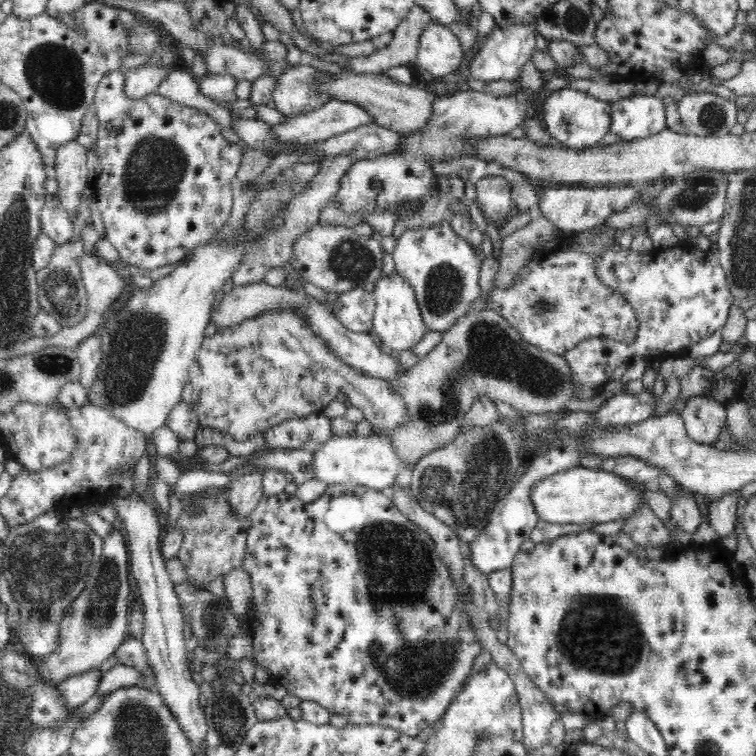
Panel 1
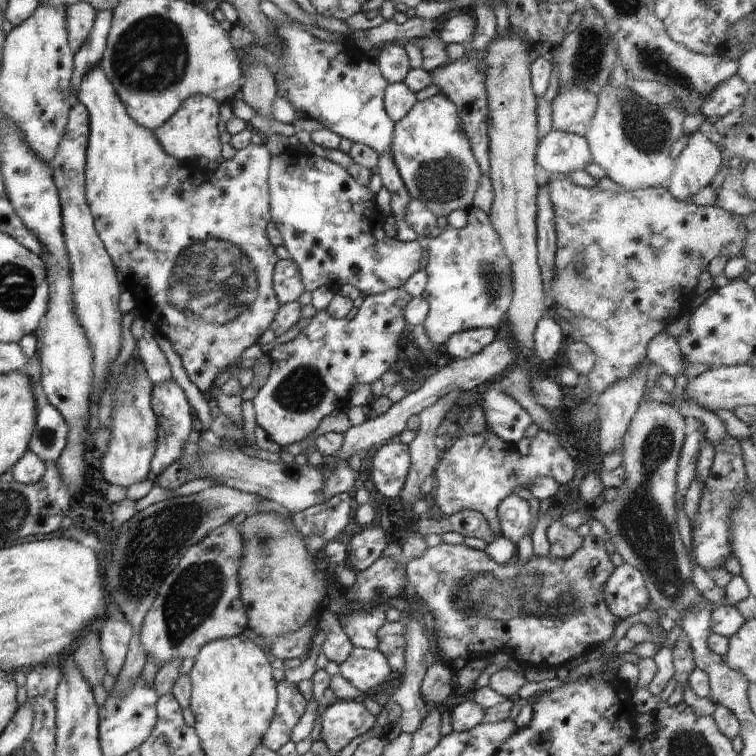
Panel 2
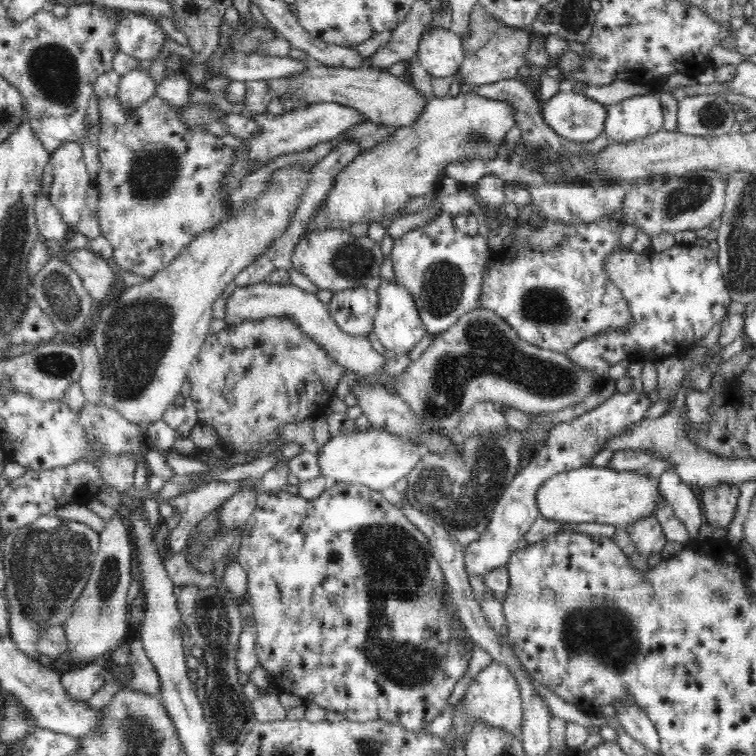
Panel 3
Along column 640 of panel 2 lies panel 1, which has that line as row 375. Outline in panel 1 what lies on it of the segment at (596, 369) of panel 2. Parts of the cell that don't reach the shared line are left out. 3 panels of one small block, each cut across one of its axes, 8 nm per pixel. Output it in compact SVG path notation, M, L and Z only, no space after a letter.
M289 309L271 311L256 319L247 319L235 327L215 329L211 338L206 337L189 368L189 382L193 386L192 404L199 417L200 426L216 429L238 442L256 434L264 434L268 428L286 420L322 414L340 391L344 391L370 425L383 435L389 436L394 428L408 423L409 413L403 398L390 386L389 381L362 374L342 362L326 345L322 337L312 333L304 317Z

